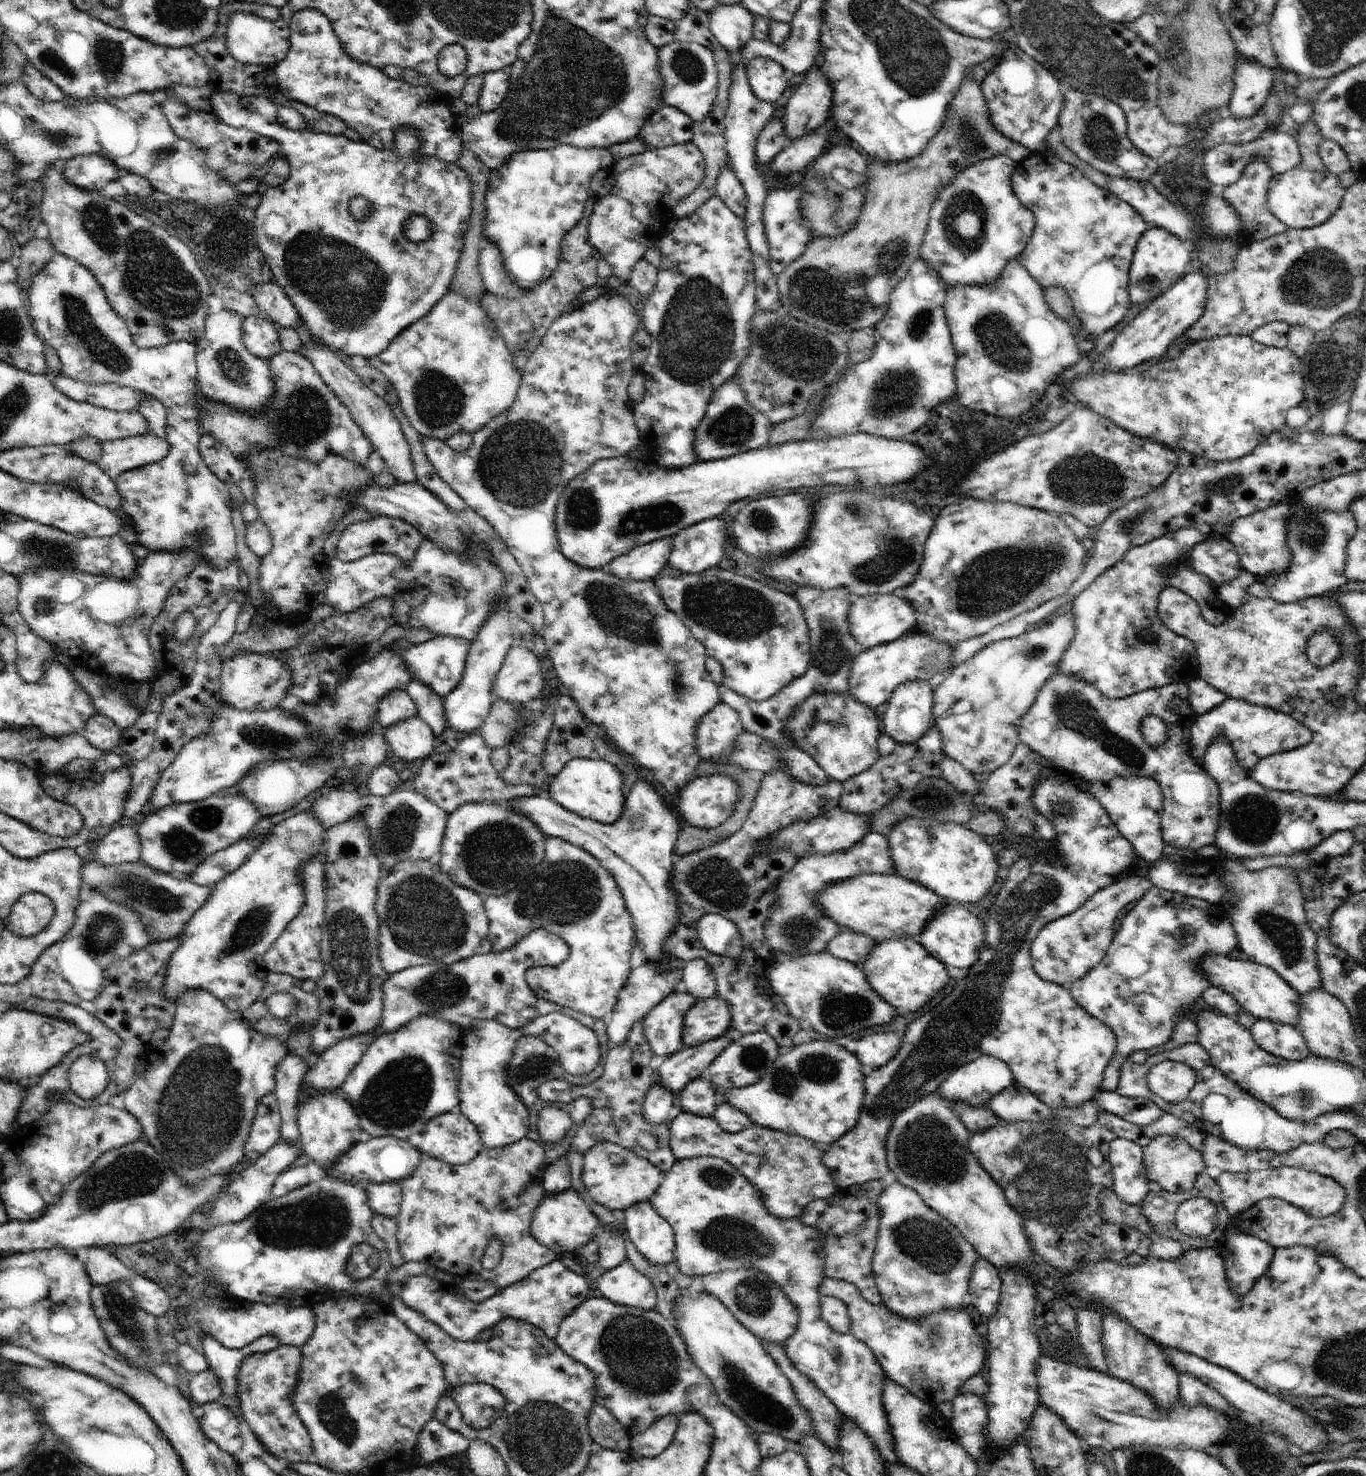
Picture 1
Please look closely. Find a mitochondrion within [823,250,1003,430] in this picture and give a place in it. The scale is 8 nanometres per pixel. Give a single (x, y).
(893, 392)

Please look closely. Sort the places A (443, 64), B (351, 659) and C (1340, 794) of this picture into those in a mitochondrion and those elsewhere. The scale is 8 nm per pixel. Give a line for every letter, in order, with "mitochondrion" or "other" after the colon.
A: other
B: other
C: other

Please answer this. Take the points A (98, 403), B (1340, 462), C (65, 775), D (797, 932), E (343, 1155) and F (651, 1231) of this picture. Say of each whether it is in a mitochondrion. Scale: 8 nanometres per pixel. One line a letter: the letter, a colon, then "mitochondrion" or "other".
A: other
B: other
C: other
D: mitochondrion
E: other
F: other

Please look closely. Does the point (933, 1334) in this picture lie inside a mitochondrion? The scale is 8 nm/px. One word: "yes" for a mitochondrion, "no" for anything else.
yes

